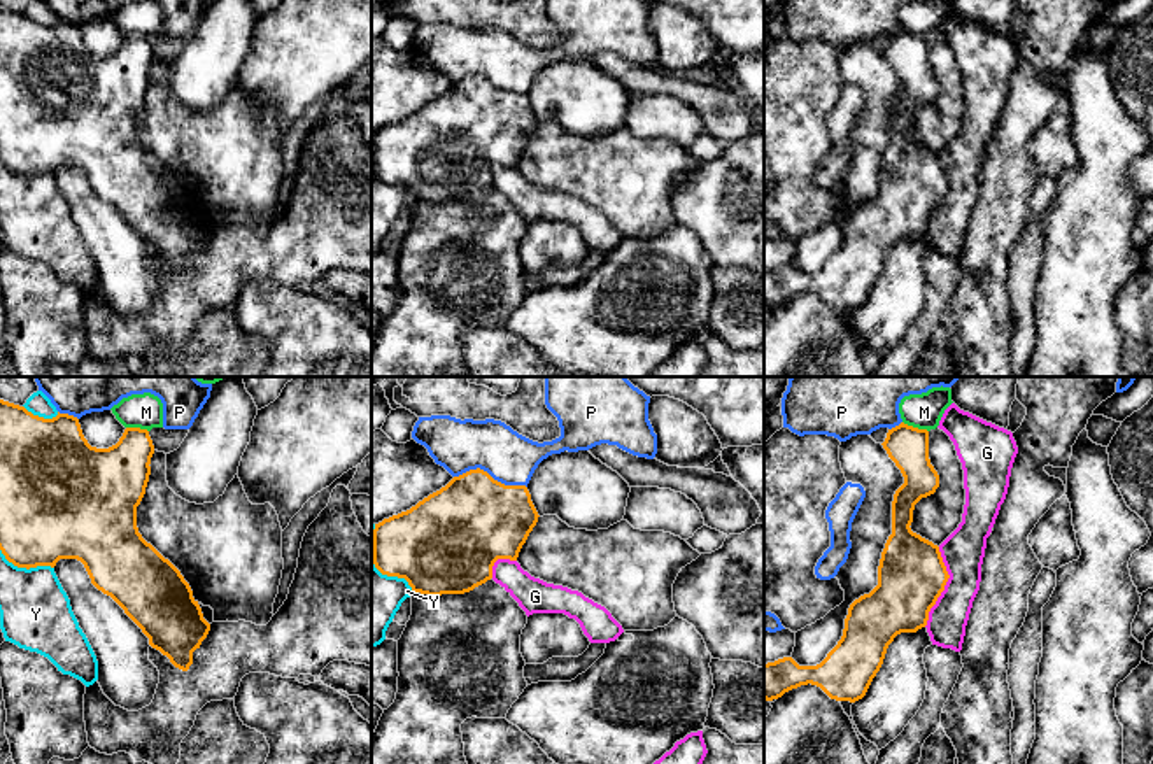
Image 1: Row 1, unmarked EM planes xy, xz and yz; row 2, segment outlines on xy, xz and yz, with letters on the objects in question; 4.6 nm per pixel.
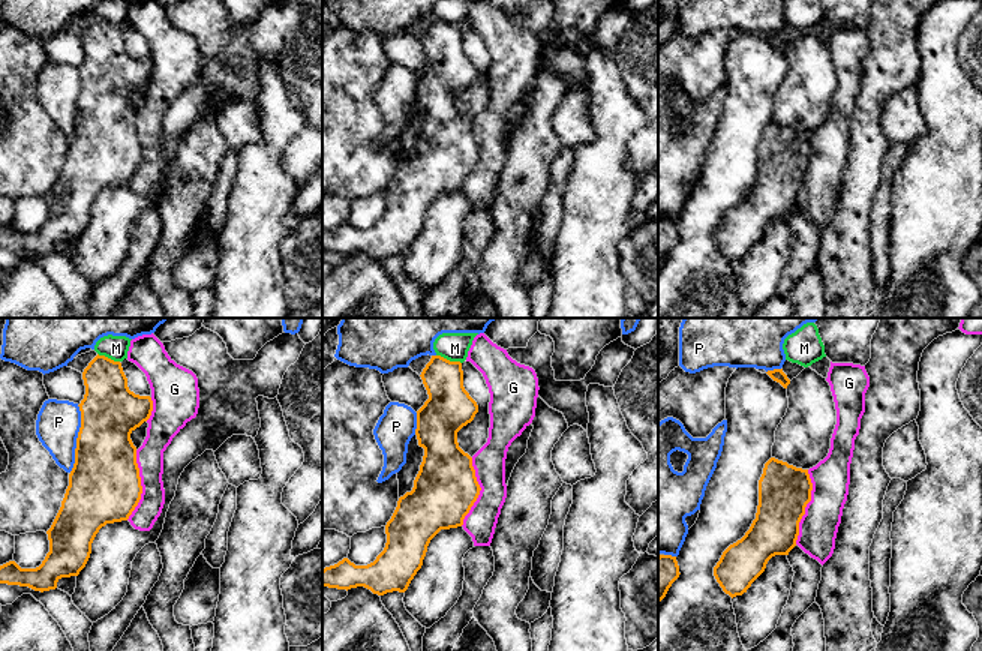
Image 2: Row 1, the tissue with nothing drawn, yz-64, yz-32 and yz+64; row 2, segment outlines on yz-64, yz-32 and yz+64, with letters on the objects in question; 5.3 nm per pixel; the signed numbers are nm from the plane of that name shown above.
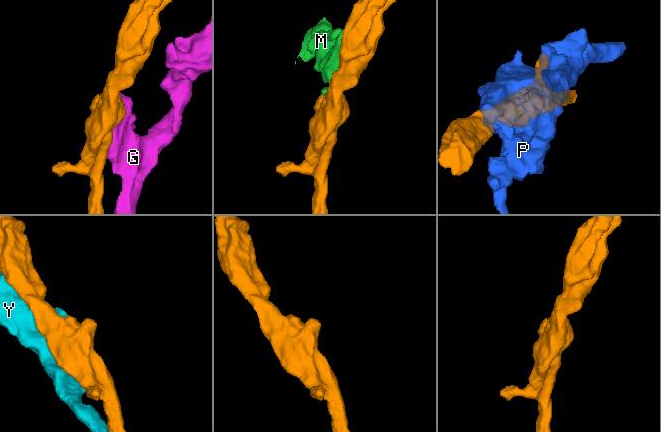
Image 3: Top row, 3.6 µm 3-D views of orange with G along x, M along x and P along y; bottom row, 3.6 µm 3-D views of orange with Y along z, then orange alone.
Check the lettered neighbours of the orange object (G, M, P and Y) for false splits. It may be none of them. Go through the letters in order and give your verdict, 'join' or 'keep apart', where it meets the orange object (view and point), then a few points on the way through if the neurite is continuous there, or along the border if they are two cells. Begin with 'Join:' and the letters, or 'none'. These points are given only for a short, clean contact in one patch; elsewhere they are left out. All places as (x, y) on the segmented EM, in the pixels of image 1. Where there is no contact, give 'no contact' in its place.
Join: none
G: keep apart; contact yz (943, 587)
M: keep apart; contact yz (915, 428); border yz (903, 421), (927, 431)
P: keep apart; contact xz (489, 475)
Y: keep apart; contact xy (25, 566)

